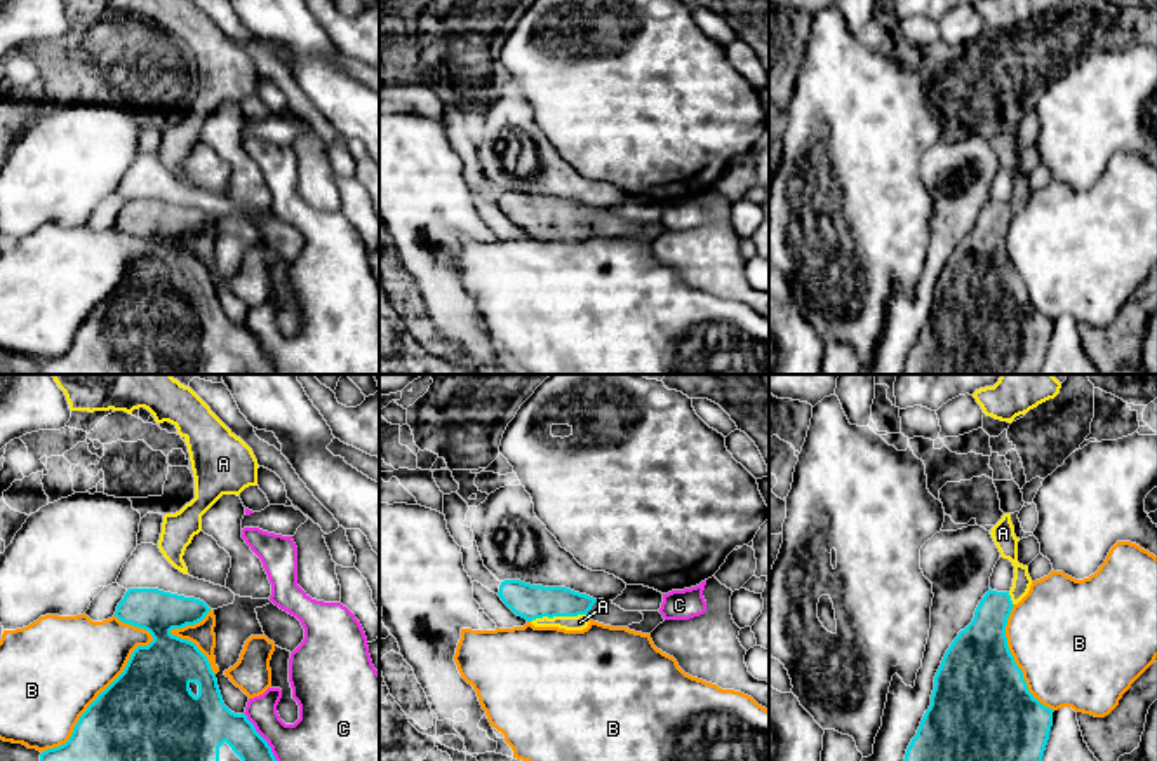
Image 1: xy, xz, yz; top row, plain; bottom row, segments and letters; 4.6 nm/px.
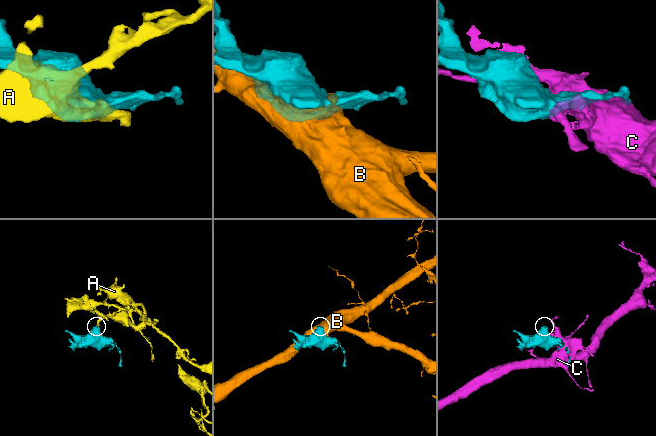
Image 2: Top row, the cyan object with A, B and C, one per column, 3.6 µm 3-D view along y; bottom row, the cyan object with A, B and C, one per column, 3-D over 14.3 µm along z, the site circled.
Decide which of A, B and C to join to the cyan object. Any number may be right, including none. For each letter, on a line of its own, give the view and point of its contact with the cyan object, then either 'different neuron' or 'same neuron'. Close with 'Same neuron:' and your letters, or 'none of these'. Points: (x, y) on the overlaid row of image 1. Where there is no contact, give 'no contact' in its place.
A: contact xz (557, 615); same neuron
B: contact xy (100, 693); different neuron
C: contact xy (261, 737); different neuron
Same neuron: A

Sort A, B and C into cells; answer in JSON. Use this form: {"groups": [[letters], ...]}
{"groups": [["A"], ["B"], ["C"]]}

